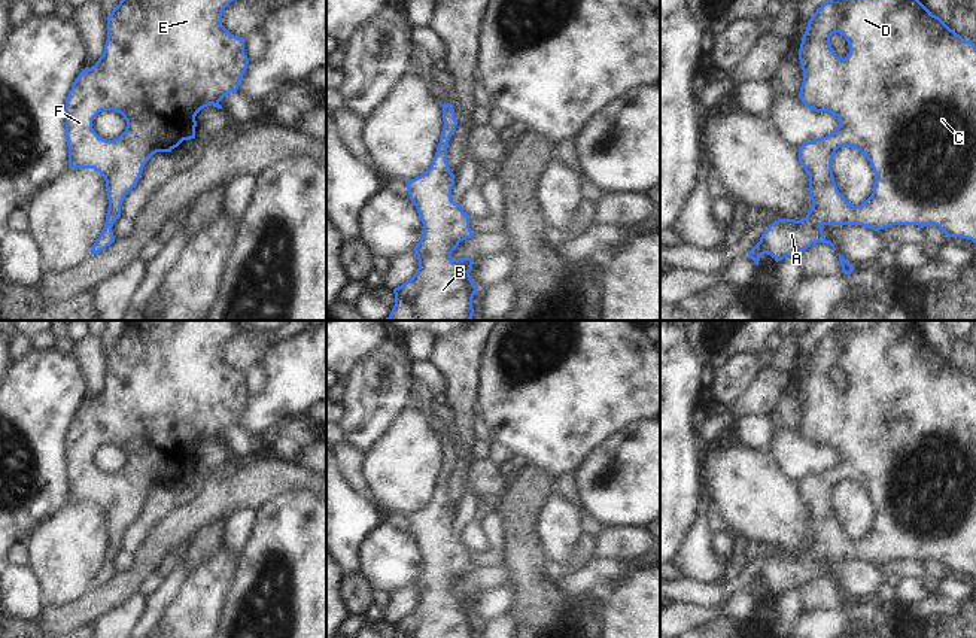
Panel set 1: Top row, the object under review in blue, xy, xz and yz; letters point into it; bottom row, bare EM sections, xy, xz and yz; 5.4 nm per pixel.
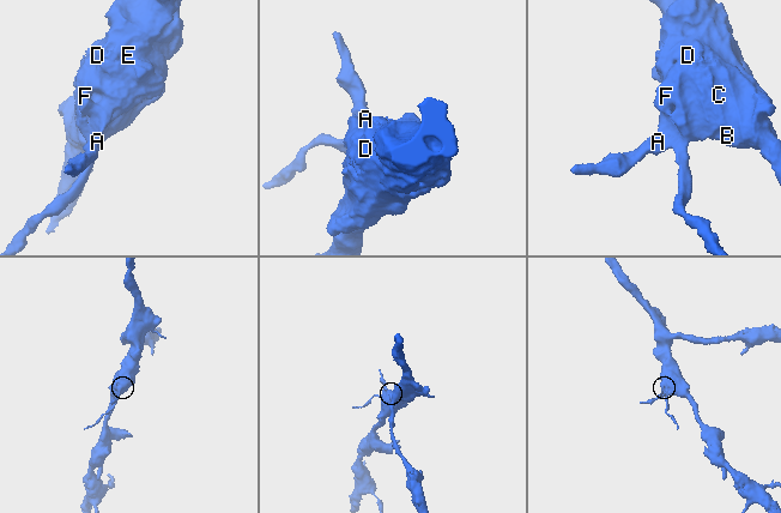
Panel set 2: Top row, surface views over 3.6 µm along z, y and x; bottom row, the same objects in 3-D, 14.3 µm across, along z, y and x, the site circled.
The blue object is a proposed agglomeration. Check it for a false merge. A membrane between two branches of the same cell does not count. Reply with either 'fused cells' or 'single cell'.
single cell

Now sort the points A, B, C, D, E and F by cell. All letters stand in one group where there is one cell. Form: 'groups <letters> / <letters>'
groups A B C D E F

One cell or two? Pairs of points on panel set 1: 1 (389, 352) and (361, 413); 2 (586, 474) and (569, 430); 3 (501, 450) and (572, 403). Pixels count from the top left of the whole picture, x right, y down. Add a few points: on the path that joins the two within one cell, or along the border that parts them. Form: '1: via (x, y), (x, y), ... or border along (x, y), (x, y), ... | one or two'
1: via (389, 367), (389, 376), (379, 386), (373, 398) | one
2: border along (607, 437), (572, 471) | two
3: border along (492, 438), (502, 443), (513, 453) | two

